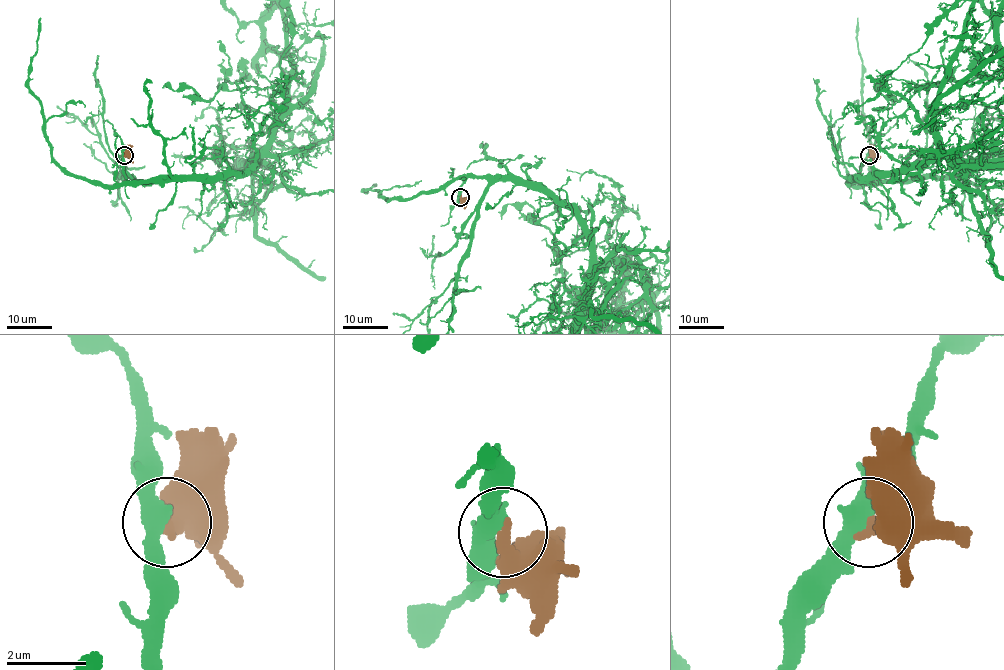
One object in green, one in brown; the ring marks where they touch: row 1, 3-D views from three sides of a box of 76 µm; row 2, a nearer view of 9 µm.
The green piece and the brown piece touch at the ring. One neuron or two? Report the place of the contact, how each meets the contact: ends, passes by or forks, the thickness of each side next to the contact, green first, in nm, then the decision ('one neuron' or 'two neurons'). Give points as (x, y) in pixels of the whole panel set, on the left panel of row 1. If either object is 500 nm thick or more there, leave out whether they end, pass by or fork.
(124, 155) | green passes by | brown ends | 440/460 nm | two neurons

